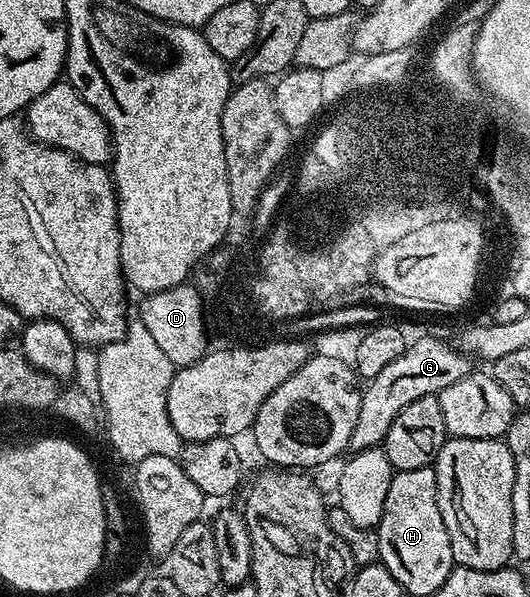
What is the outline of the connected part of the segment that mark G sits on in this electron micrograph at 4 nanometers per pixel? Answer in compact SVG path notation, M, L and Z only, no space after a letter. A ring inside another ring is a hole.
M427 336L410 345L401 358L393 358L377 378L366 381L359 397L359 413L357 426L351 435L349 445L352 453L364 452L370 448L380 447L383 439L389 434L389 426L393 426L393 418L409 406L409 402L417 402L417 398L434 396L445 386L453 386L461 378L465 378L473 371L472 361L466 352L458 347L446 344L443 340L434 340ZM471 363L471 364L470 364Z

